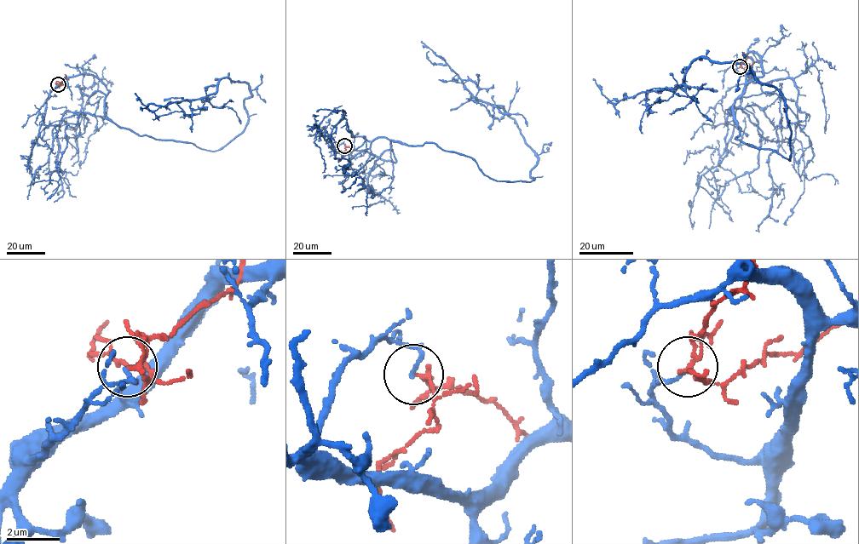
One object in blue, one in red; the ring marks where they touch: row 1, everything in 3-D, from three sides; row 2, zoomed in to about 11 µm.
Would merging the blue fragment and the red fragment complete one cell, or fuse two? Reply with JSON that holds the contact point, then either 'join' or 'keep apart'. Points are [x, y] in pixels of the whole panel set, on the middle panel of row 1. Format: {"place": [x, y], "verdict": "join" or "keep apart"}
{"place": [344, 146], "verdict": "keep apart"}

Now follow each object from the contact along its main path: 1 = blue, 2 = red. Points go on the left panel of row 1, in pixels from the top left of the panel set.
1: (58, 84), (91, 74), (120, 127), (210, 151), (248, 121), (245, 82), (222, 77), (153, 111), (135, 93)
2: (58, 84), (66, 77), (65, 74)

